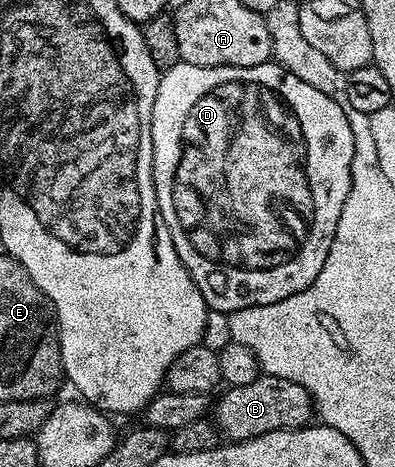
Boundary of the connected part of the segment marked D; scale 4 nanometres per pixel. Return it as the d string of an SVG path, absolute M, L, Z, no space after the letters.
M273 60L259 64L258 66L252 66L251 68L239 68L238 66L196 66L195 64L187 64L180 61L176 62L171 69L161 74L161 83L157 89L155 108L151 116L151 140L153 141L153 183L155 184L155 196L157 197L157 211L163 216L163 220L171 232L171 240L175 244L175 252L179 256L179 260L183 260L187 272L195 280L195 284L199 288L201 295L205 298L205 304L210 310L222 310L224 314L230 315L233 311L242 310L243 308L262 306L263 304L275 304L279 300L287 300L287 296L295 296L299 292L303 292L303 288L310 286L315 280L315 276L319 276L319 272L327 260L327 252L331 252L331 248L333 247L335 228L341 222L343 204L347 200L347 192L351 188L351 160L355 152L355 140L351 140L351 124L347 124L345 107L337 103L334 95L319 92L319 88L311 88L311 84L307 84L307 80L299 80L299 76L287 72Z

